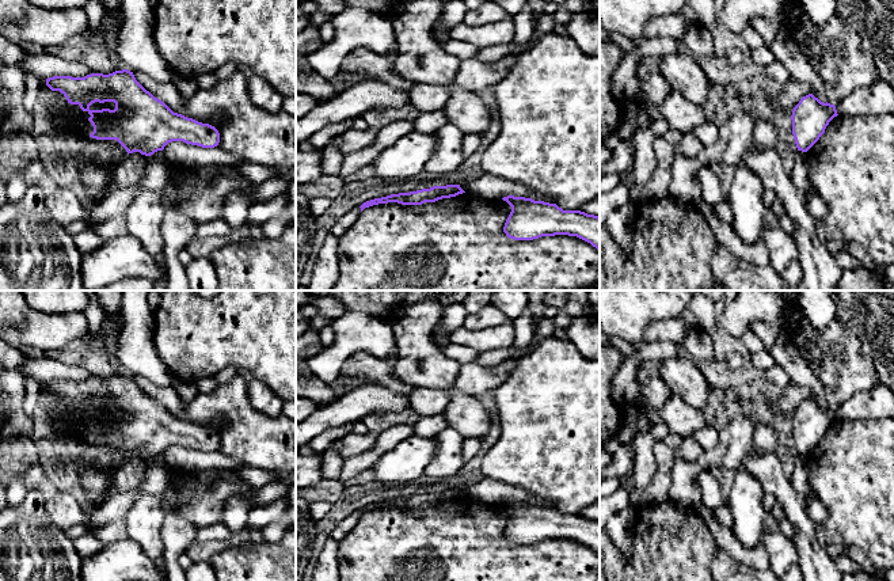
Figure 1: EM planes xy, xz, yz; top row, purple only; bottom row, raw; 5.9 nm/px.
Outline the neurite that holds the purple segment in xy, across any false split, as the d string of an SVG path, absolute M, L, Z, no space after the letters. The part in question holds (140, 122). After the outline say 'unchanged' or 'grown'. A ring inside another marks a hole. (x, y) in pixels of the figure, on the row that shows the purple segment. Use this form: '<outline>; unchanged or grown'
M128 69L84 77L53 76L46 79L52 91L60 91L71 105L79 105L91 117L85 133L96 140L117 140L129 153L151 156L168 143L183 141L202 148L220 143L218 130L174 113L147 91ZM95 102L114 102L115 109L91 110Z; grown

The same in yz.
M813 94L803 96L792 110L792 134L798 151L807 152L837 117L834 105L823 103Z; unchanged

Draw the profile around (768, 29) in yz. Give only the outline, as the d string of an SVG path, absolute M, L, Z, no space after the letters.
M757 19L753 22L753 27L760 33L766 46L771 46L775 41L779 26L780 24L777 22L771 19Z

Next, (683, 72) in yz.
M670 54L659 57L659 73L686 100L704 106L712 81L692 56Z

